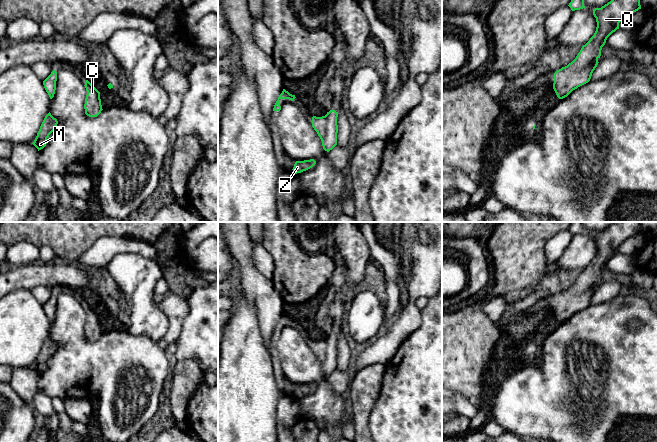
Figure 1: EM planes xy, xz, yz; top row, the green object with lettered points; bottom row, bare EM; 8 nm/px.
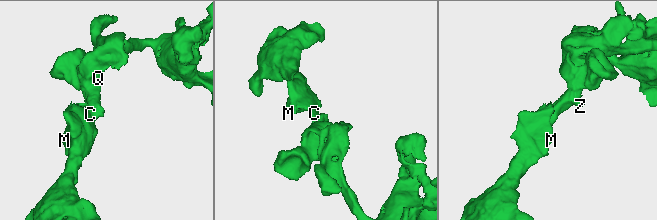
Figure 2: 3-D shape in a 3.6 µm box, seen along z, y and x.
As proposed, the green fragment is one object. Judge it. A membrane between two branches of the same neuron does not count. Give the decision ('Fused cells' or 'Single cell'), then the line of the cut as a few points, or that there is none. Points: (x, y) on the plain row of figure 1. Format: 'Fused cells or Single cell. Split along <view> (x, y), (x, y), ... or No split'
Single cell. No split

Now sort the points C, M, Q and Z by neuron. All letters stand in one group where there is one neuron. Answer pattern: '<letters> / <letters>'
C M Q Z

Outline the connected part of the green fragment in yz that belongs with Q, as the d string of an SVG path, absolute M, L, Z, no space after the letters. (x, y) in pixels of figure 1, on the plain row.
M613 222L601 232L593 233L597 246L594 259L571 287L554 297L553 313L559 323L590 305L607 262L619 253L619 247L627 239L639 233L640 222Z

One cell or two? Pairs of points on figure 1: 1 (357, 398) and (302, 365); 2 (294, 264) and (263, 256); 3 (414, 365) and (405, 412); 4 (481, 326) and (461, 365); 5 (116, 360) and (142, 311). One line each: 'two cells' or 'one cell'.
1: two cells
2: two cells
3: one cell
4: one cell
5: two cells

